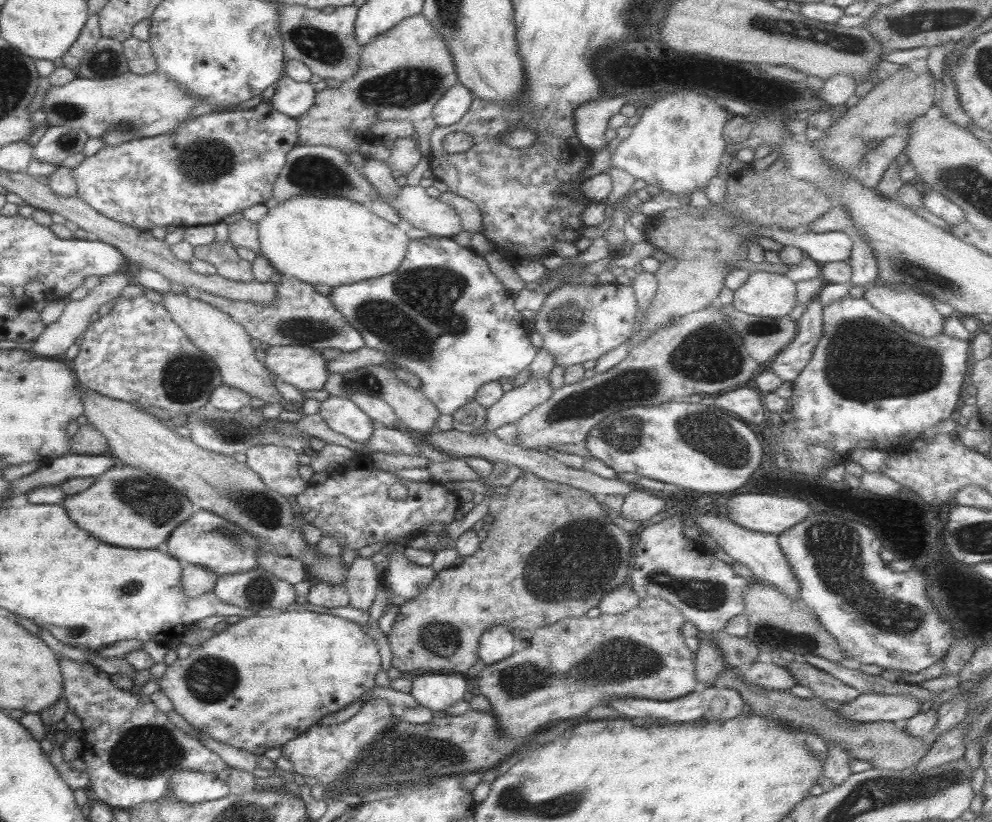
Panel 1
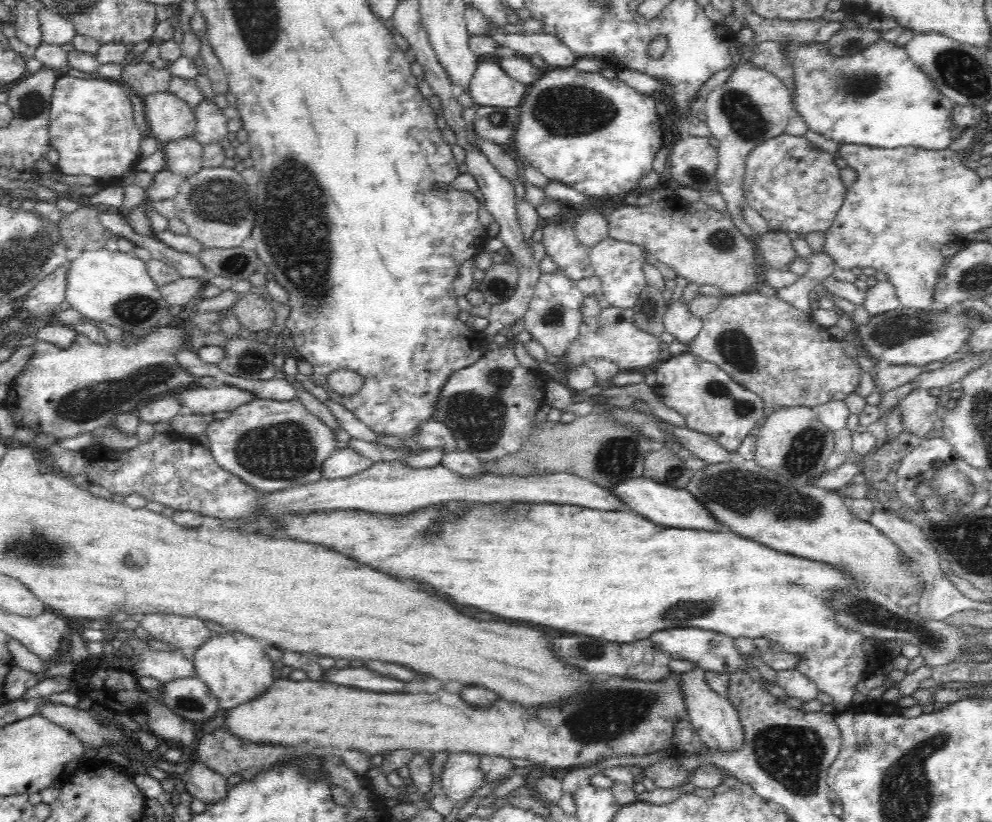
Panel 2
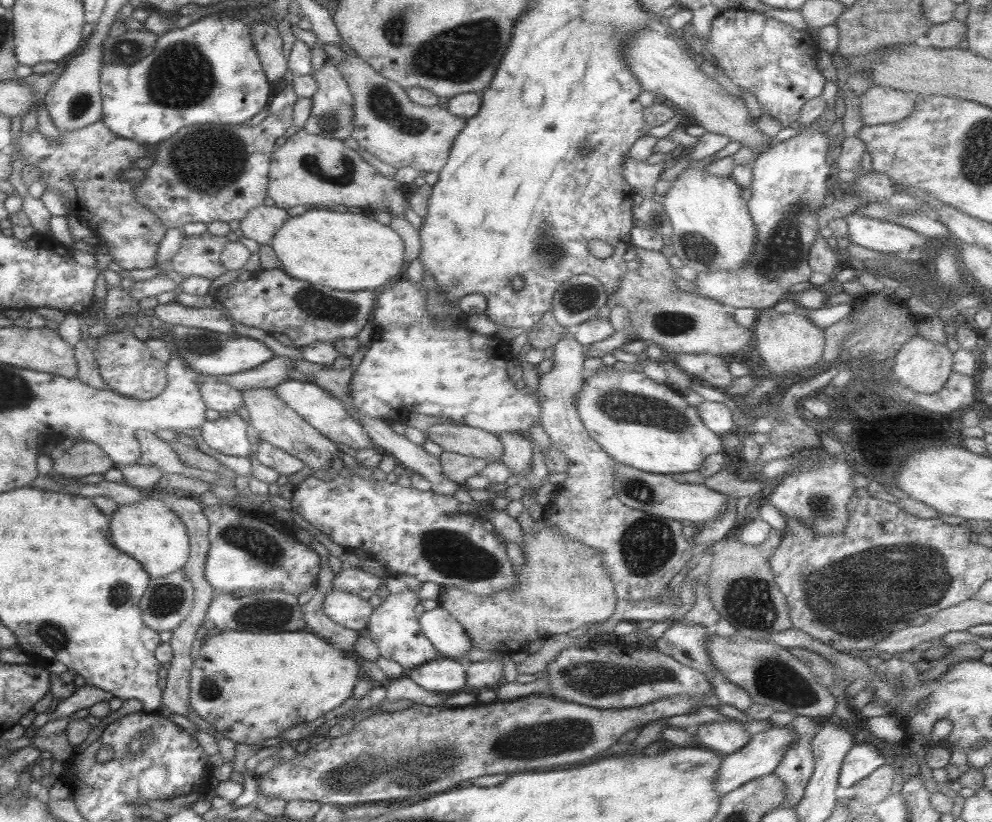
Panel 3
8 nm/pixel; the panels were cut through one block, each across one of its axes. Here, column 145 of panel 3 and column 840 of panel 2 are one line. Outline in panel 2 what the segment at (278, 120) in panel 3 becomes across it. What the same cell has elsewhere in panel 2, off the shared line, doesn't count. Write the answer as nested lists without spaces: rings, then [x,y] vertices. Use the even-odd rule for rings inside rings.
[[[781,134],[759,144],[746,159],[744,192],[747,206],[768,223],[769,230],[810,234],[826,232],[842,208],[847,187],[834,160],[836,152],[818,149],[804,136]]]

